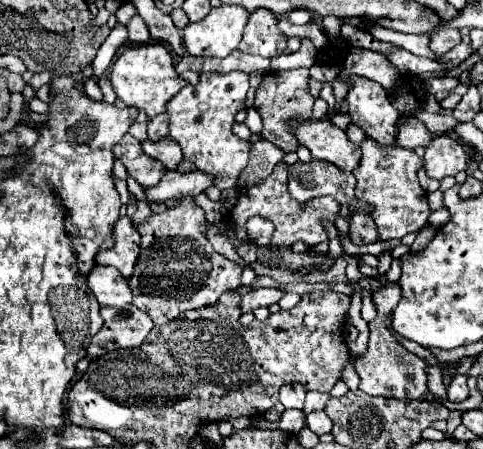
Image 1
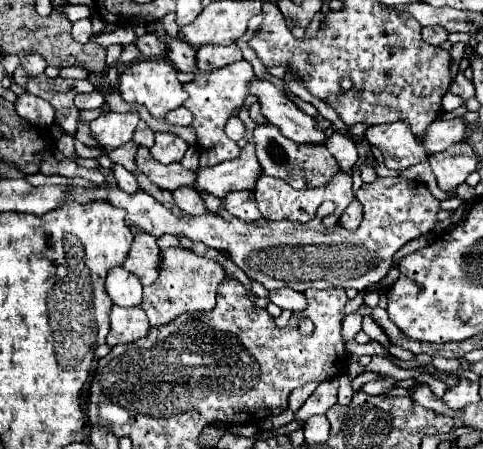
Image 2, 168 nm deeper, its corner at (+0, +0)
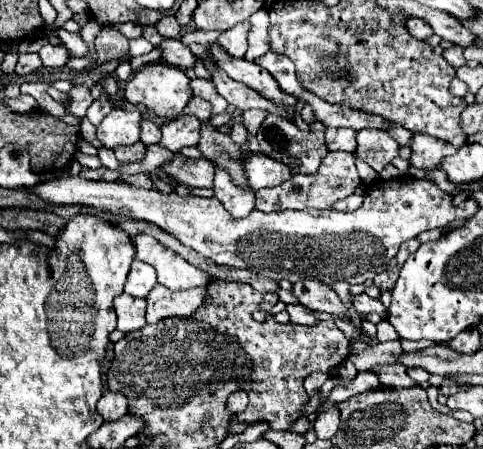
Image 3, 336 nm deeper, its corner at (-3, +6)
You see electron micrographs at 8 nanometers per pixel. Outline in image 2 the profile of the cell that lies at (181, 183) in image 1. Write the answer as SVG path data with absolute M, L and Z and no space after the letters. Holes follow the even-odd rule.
M248 143L237 160L221 162L215 168L199 168L195 190L203 190L223 198L233 190L253 190L257 180L263 176L257 164L254 143Z

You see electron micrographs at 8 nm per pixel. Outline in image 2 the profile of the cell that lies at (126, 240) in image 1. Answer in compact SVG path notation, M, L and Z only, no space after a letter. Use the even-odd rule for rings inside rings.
M137 227L133 228L133 232L138 235L135 238L131 252L123 264L125 270L137 274L141 278L143 286L153 284L153 280L157 280L159 270L161 270L161 256L159 256L159 246L157 246L157 238L151 234L142 233ZM145 237L145 242L141 239Z

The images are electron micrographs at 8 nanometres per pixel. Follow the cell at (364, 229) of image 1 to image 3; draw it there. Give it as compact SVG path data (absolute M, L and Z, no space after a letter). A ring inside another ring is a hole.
M352 194L340 202L336 202L336 206L332 206L338 212L354 212L362 206L362 194Z

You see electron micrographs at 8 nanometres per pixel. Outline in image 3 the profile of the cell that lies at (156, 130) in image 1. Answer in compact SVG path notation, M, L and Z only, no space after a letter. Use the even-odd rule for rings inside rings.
M192 98L188 102L188 106L182 110L182 114L190 114L190 116L196 116L200 122L208 122L210 120L210 106L202 98Z

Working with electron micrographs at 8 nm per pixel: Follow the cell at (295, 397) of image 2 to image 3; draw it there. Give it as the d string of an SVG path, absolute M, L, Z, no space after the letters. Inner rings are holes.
M314 372L314 374L310 374L308 378L304 378L306 394L308 394L308 396L314 396L326 380L328 380L328 374L324 374L324 372Z

